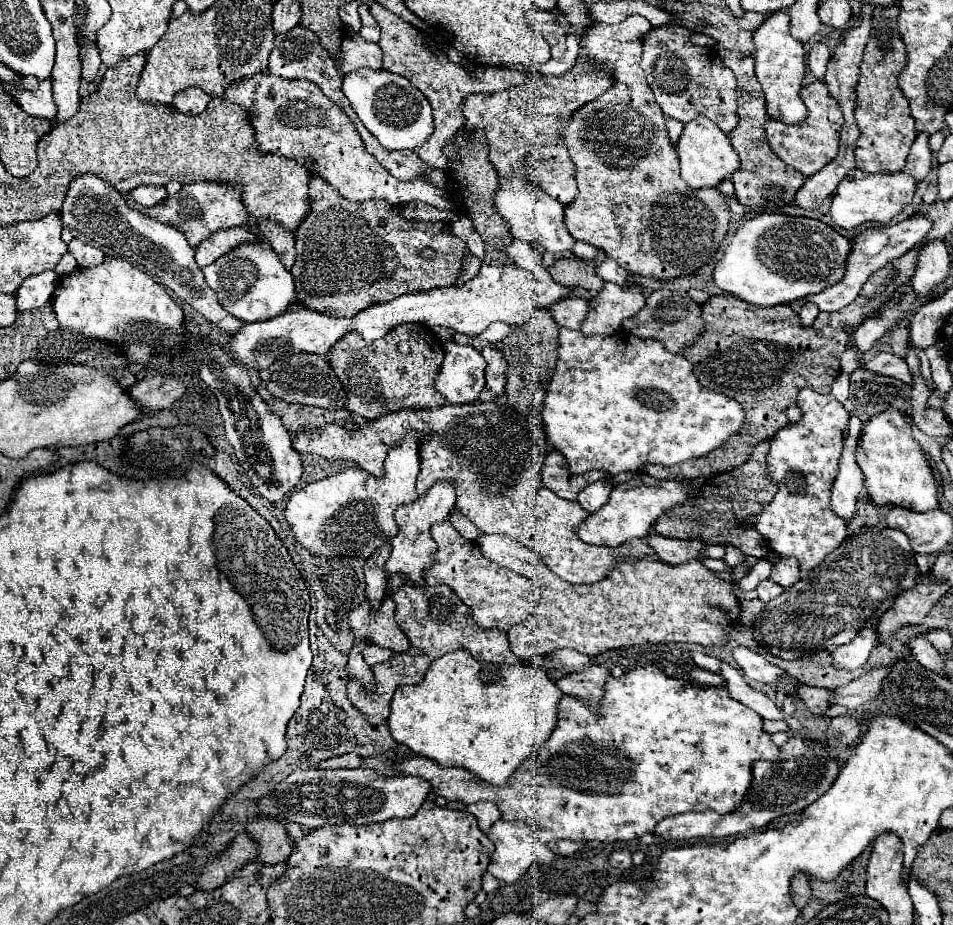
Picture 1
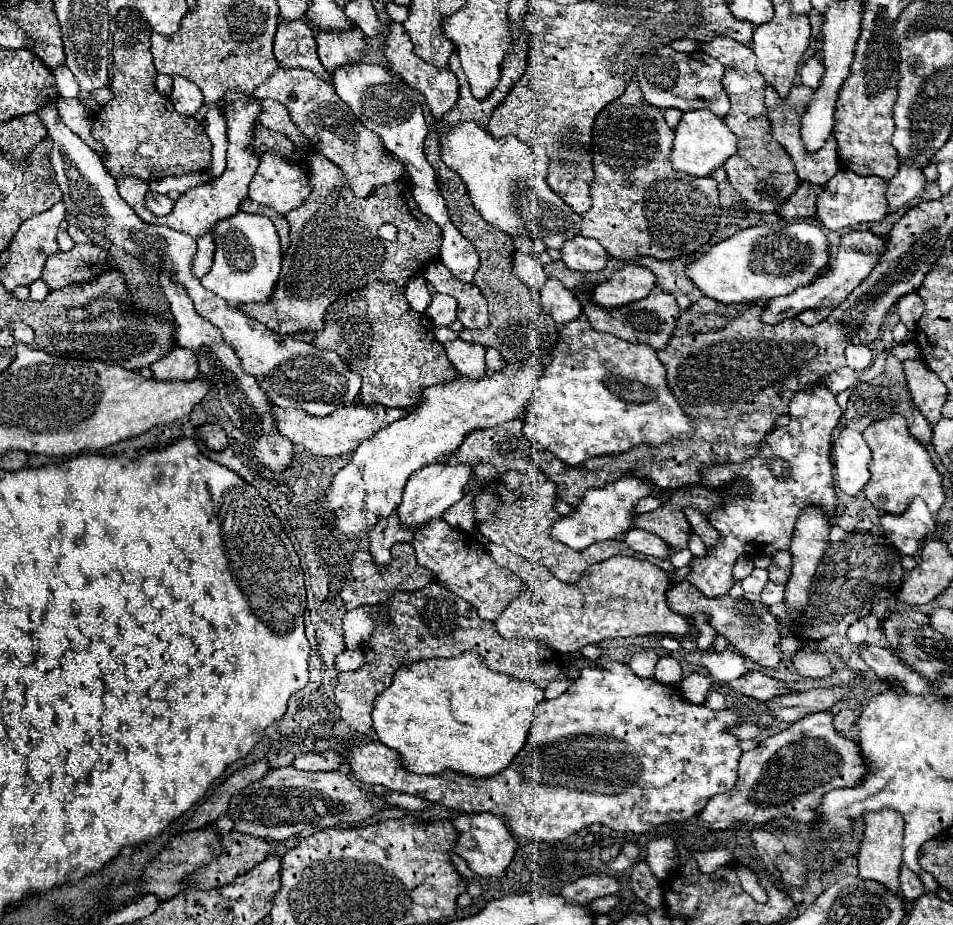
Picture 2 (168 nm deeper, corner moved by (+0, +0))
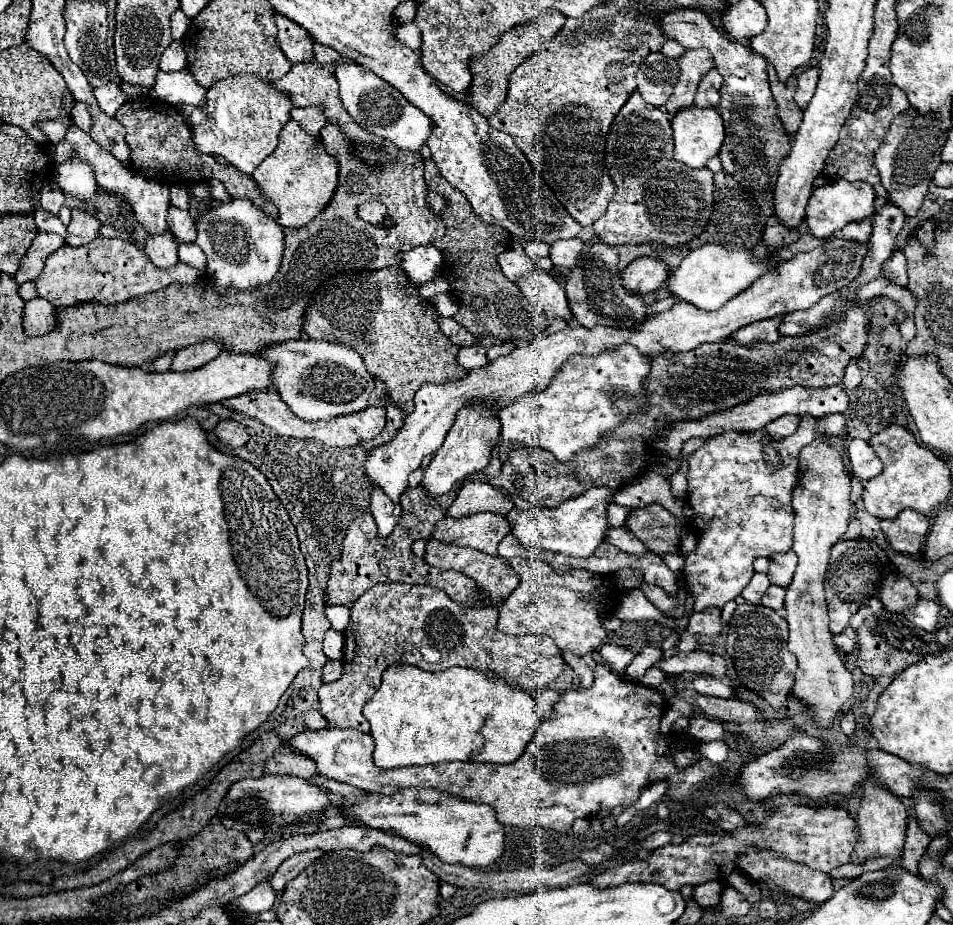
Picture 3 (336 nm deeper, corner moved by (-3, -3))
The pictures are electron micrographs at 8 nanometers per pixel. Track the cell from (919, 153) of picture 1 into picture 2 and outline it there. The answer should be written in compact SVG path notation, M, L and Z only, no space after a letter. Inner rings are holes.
M904 162L898 168L898 174L890 180L888 186L888 212L896 212L902 204L916 198L926 186L926 176L922 168L914 166L914 162Z

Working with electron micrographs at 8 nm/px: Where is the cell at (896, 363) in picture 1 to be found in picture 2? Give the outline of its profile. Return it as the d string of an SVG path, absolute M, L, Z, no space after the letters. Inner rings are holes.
M842 366L842 368L838 368L836 372L828 374L826 386L828 386L828 390L830 390L832 394L840 394L840 392L844 392L846 388L856 386L858 380L860 380L860 372L850 370L848 366Z

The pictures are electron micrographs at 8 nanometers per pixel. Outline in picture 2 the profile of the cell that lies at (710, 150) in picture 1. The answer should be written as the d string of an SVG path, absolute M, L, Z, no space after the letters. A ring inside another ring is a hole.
M690 110L682 116L680 124L676 126L676 138L672 146L672 166L678 172L686 172L696 178L712 176L716 168L724 166L724 162L738 152L736 136L730 128L724 126L724 120L712 114L710 110Z

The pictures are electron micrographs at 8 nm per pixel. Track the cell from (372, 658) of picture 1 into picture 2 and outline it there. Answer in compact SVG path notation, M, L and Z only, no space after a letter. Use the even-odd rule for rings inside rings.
M344 650L338 658L336 658L336 668L340 672L348 672L354 668L364 666L364 654L362 650Z

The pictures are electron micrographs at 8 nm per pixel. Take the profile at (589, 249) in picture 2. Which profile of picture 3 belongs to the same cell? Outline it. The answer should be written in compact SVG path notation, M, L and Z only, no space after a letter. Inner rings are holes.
M567 239L567 241L555 241L551 245L551 261L555 267L565 267L565 269L571 269L575 267L575 261L581 253L581 247L583 247L583 241L579 239Z

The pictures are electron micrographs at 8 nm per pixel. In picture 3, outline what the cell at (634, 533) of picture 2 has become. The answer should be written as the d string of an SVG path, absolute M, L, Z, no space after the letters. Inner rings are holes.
M609 527L609 533L605 533L605 541L613 543L615 547L631 555L643 555L647 551L645 545L627 527L617 527L617 529Z

